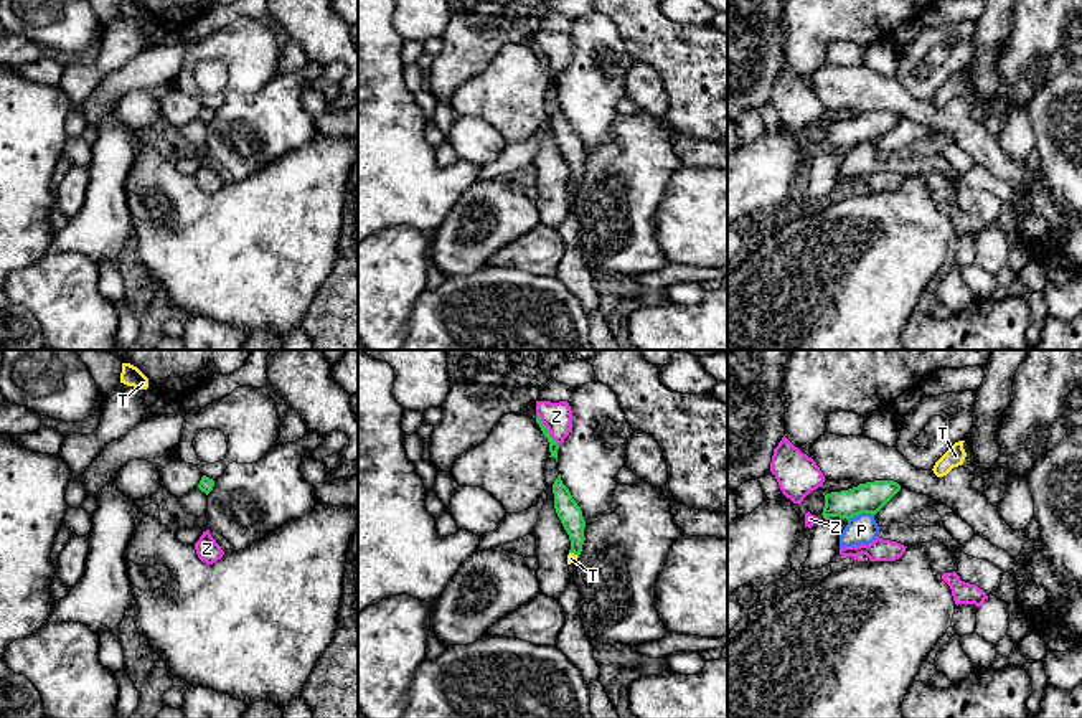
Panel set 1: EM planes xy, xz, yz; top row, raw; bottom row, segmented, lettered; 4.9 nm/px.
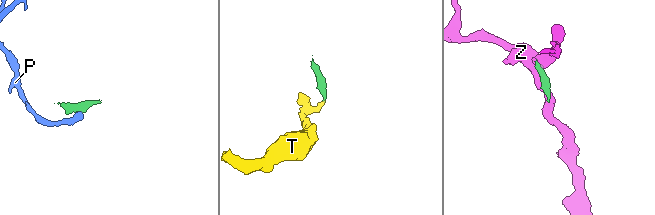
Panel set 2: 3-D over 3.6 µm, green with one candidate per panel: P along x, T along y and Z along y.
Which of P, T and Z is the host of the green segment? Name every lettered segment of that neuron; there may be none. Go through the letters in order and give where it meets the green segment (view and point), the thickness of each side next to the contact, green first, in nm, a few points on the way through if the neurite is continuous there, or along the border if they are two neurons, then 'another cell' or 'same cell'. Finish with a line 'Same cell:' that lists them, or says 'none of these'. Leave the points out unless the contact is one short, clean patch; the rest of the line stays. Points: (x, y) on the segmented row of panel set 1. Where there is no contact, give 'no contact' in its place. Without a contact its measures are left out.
P: contact yz (860, 512); calibres 150 and 140 nm; border yz (873, 514), (856, 514), (848, 520); another cell
T: contact xz (574, 553); calibres 120 and 50 nm; way xz (568, 510), (576, 532), (574, 553), (571, 558); same cell
Z: contact xz (546, 429); calibres 50 and 140 nm; border xz (536, 413), (558, 444); another cell
Same cell: T

